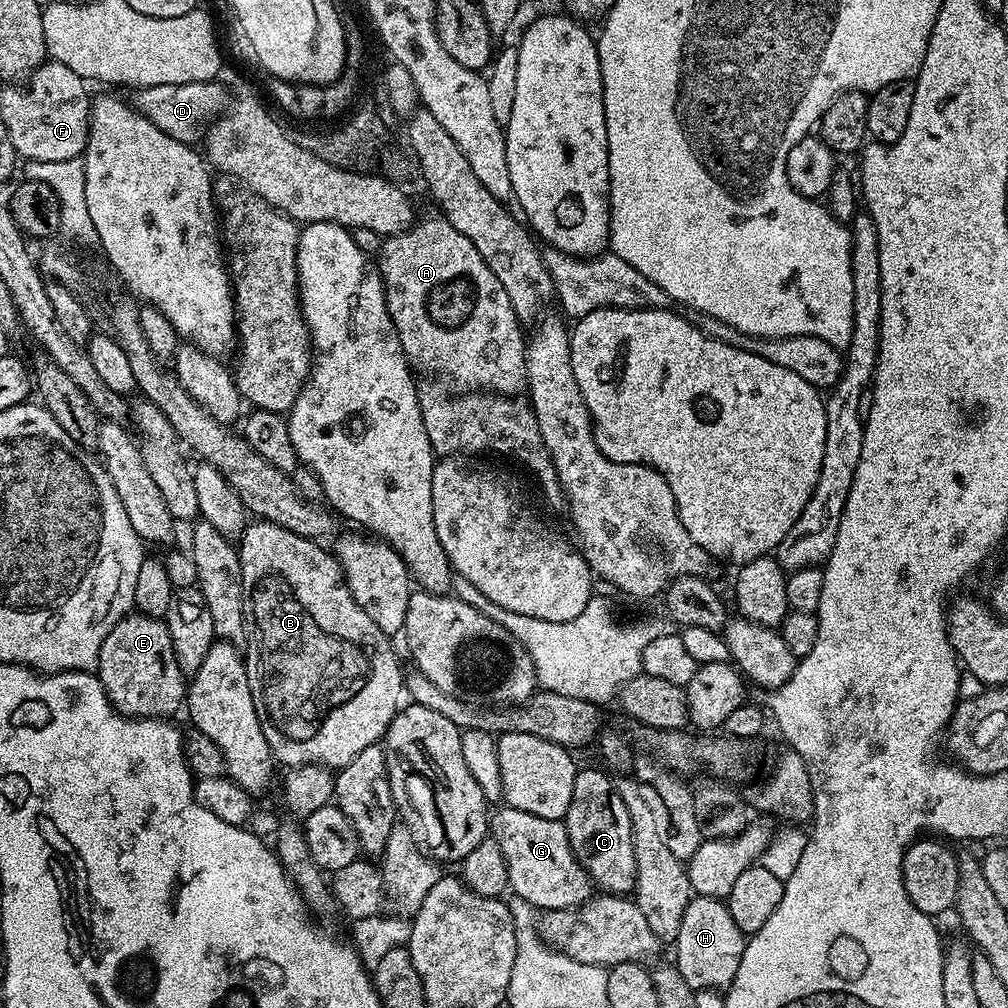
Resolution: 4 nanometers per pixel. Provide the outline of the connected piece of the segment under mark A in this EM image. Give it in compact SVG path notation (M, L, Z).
M440 214L428 216L425 220L423 217L417 219L416 223L411 228L406 229L405 232L387 237L380 245L378 267L380 276L384 280L384 293L386 294L388 313L394 322L394 330L398 330L398 338L402 342L402 350L413 369L419 370L421 368L424 372L437 372L440 376L449 376L460 387L457 388L460 390L483 390L502 396L519 397L527 389L526 332L520 329L523 328L522 321L514 314L514 306L510 302L510 294L506 294L506 290L502 290L502 282L498 282L498 278L494 278L494 270L490 270L490 266L486 266L486 262L482 262L482 254L478 254L478 250L474 250L474 242L470 242L470 238L466 238L466 234L458 234L458 230L454 230L454 226L450 224L448 219L445 219Z

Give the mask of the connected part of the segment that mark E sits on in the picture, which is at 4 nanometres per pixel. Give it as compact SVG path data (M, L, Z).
M129 614L123 616L106 634L100 657L94 669L102 686L123 716L134 720L172 718L186 704L186 674L178 666L170 630L158 616Z

